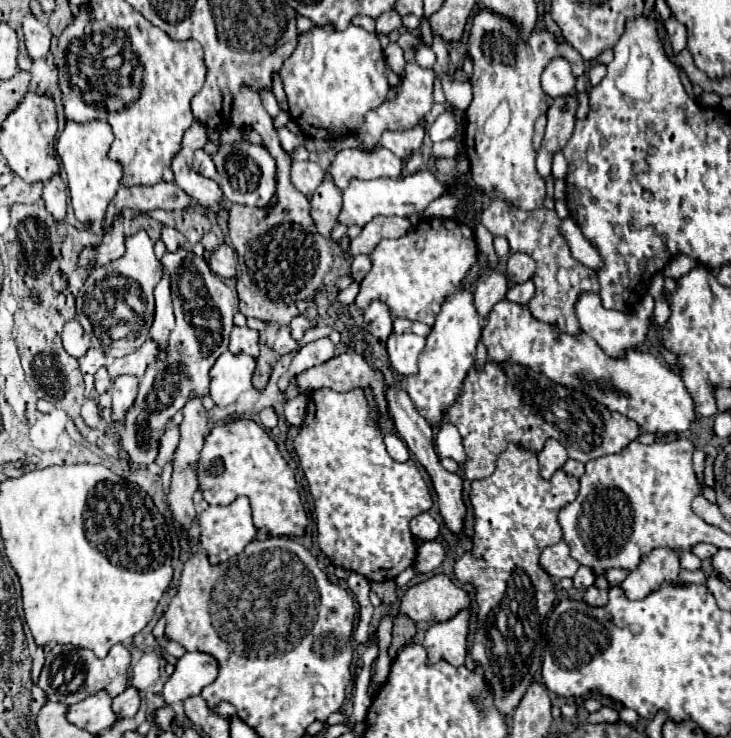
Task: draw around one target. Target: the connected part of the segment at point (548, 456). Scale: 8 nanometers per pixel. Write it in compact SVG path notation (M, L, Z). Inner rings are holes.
M548 439L544 443L544 449L538 453L538 461L540 461L540 475L544 479L550 479L554 475L554 471L560 469L568 461L568 453L560 445L560 441Z

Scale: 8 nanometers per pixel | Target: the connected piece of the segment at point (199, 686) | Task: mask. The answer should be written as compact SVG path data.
M184 653L164 684L162 696L168 705L199 695L218 677L218 661L208 653Z

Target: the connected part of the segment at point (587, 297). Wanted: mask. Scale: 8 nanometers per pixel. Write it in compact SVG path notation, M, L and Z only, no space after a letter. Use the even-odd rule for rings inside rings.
M646 291L644 297L632 307L630 313L620 313L620 311L608 311L602 307L602 301L596 293L582 293L578 303L576 303L576 315L580 321L582 331L592 337L610 357L624 357L624 353L632 347L640 347L646 341L648 329L650 329L650 319L654 313L654 297Z

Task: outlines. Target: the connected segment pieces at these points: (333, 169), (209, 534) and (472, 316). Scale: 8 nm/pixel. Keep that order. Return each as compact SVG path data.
M378 147L372 153L362 149L342 149L330 165L330 177L338 189L346 189L352 179L380 179L402 177L404 163L392 151Z
M238 497L234 503L220 507L220 505L210 505L206 511L200 513L200 547L206 551L208 559L212 565L222 563L230 559L232 555L238 555L244 551L244 547L256 537L256 527L252 521L252 507L248 497Z
M454 291L450 293L444 303L442 311L432 325L432 333L428 335L428 343L420 353L420 371L412 377L398 379L398 385L410 393L410 399L418 407L420 415L430 423L436 425L442 421L444 411L454 403L456 395L462 389L462 381L468 369L474 365L476 345L482 333L482 319L476 313L474 293L472 291Z

